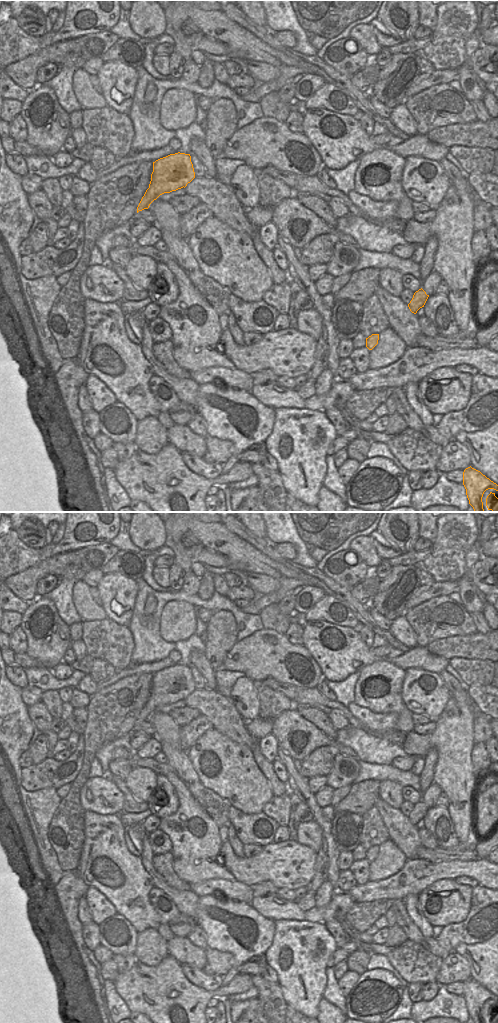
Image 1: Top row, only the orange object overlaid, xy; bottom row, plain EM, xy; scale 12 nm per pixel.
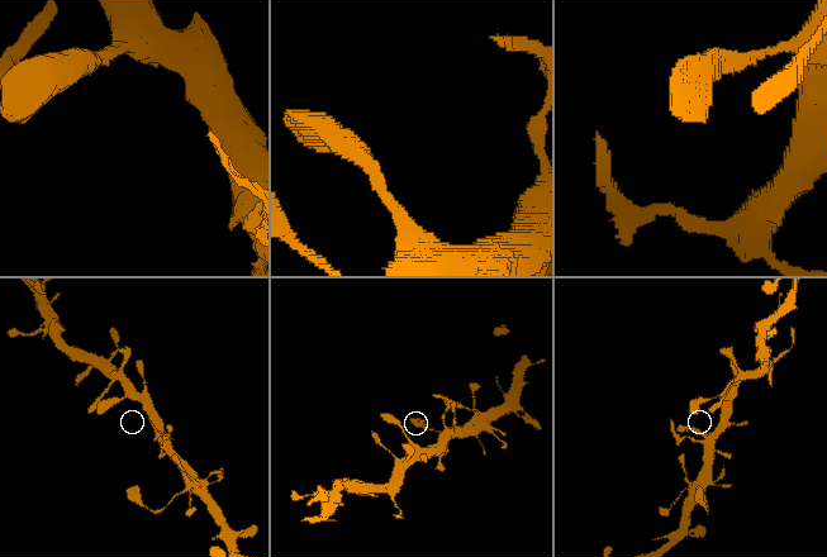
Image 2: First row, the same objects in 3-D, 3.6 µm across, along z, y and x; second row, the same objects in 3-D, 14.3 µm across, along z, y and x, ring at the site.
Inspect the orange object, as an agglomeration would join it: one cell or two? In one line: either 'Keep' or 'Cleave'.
Cleave.

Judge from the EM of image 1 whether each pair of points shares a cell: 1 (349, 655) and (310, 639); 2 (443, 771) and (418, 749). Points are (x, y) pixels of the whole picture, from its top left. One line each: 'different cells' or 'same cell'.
1: same cell
2: same cell

